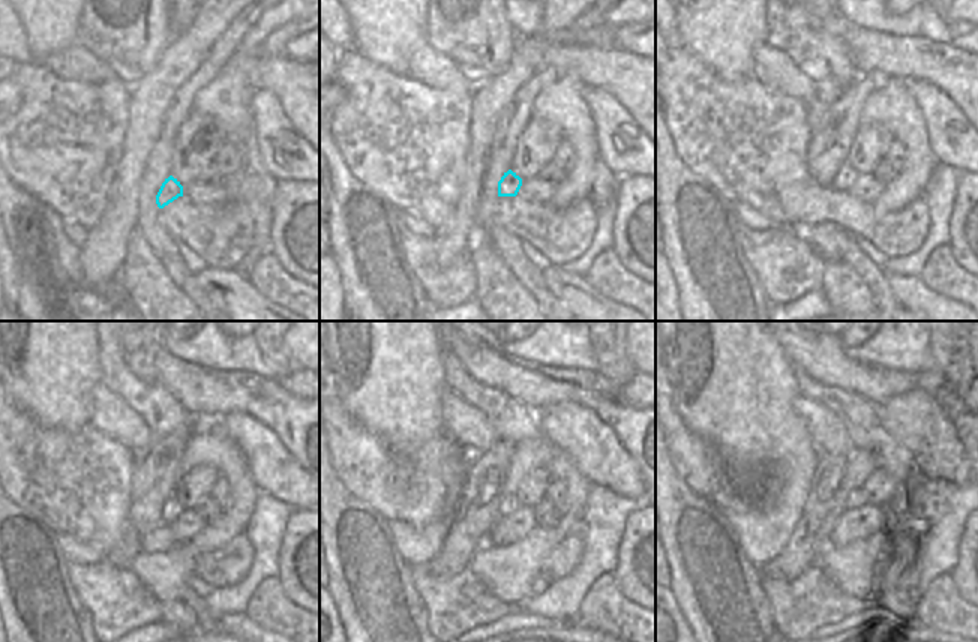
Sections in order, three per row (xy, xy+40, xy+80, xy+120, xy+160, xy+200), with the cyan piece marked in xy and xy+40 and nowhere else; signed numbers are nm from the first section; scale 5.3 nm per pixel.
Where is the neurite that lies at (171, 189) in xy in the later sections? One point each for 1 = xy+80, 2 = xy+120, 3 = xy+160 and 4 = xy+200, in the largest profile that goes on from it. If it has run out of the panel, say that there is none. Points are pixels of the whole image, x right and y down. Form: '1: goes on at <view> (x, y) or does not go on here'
1: goes on at xy+80 (846, 176)
2: goes on at xy+120 (171, 507)
3: goes on at xy+160 (506, 506)
4: goes on at xy+200 (854, 500)

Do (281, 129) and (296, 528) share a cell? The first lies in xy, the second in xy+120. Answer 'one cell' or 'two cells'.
two cells

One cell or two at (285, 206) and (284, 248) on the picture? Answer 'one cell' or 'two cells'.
one cell

